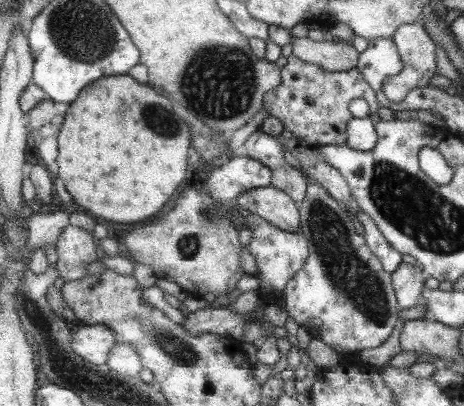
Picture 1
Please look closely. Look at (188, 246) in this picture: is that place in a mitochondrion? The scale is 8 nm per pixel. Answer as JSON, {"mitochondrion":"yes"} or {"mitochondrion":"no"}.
{"mitochondrion":"yes"}

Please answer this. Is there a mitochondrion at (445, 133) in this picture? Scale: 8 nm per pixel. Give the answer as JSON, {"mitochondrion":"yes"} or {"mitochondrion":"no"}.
{"mitochondrion":"no"}

